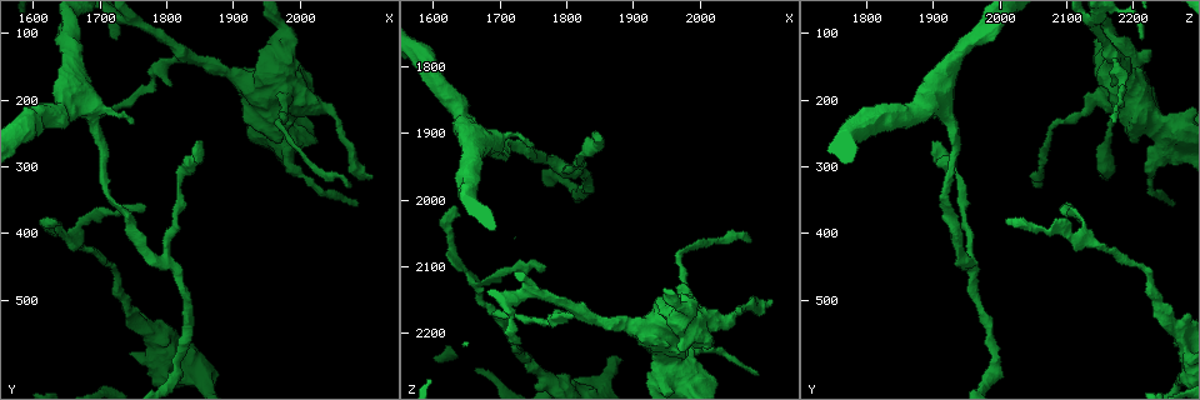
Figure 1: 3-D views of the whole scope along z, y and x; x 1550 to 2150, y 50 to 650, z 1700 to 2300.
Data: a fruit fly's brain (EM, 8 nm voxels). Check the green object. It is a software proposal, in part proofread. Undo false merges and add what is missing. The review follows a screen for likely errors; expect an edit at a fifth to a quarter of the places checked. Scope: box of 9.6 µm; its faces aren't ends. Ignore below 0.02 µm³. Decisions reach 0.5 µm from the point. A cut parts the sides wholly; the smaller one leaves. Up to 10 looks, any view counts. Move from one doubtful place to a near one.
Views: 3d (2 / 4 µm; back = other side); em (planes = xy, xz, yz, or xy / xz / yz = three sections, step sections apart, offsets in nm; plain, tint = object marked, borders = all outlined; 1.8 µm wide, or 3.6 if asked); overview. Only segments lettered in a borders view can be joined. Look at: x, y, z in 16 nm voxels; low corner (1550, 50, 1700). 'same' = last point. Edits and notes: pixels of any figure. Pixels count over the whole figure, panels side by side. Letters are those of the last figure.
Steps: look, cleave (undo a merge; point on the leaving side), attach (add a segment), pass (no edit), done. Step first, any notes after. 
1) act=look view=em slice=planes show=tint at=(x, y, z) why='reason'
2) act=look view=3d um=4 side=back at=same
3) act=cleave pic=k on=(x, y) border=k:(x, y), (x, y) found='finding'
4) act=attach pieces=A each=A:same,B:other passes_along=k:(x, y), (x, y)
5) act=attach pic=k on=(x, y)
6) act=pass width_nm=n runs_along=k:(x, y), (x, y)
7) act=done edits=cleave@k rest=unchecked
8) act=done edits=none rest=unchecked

act=look view=3d um=4 at=(1850, 265, 1895) why='end of a long branch'

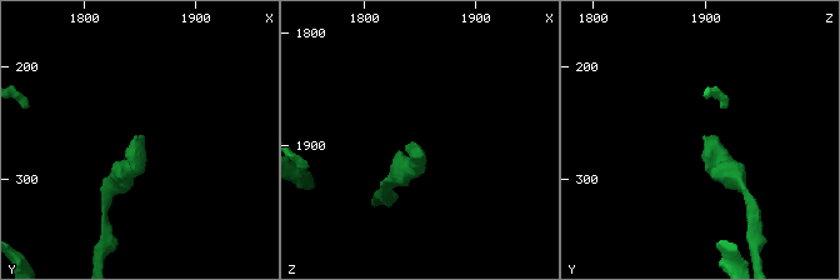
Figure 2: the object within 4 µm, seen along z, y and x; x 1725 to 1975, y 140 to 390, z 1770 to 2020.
act=look view=em um=3.6 slice=xy step=4 show=tint at=(1850, 260, 1900)

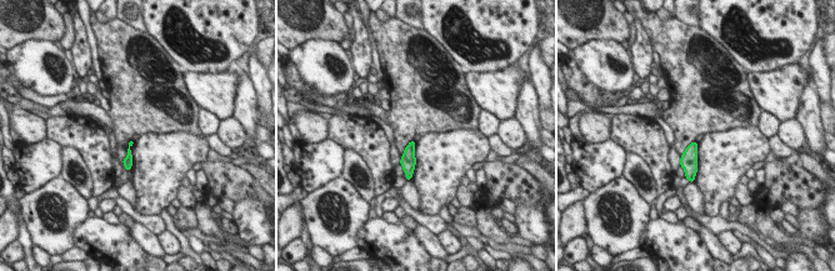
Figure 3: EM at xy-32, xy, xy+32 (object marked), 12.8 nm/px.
act=look view=em um=3.6 slice=planes show=borders at=same why='another direction'

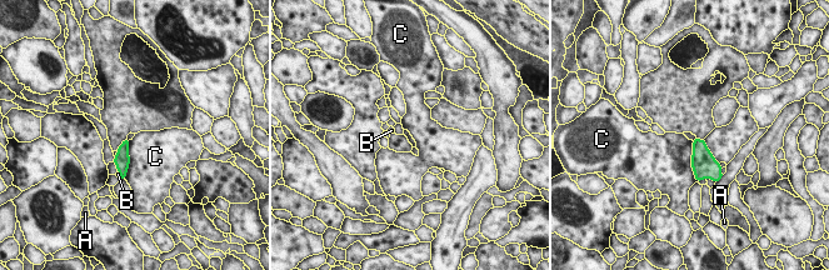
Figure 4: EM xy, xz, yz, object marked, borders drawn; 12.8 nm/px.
act=pass each=A:other,B:other,C:other border=4:(693, 141), (692, 170), (698, 180) found='no lettered segment goes on from it'

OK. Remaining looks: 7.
act=look view=em slice=xz step=8 show=borders at=(1770, 360, 2100) why='an open end'

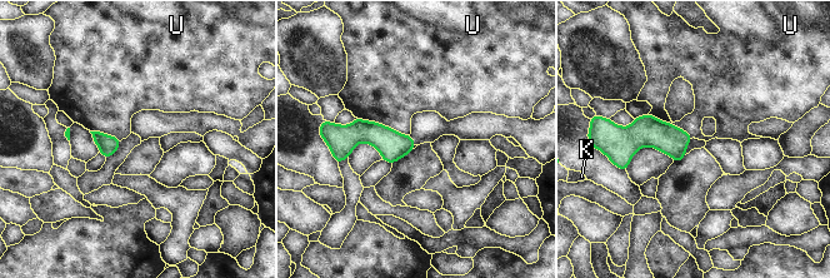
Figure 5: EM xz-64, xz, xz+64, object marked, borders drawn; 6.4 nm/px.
act=look view=em slice=planes show=borders at=same why='another direction'

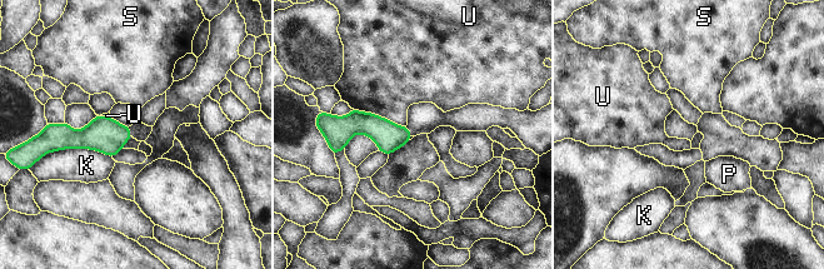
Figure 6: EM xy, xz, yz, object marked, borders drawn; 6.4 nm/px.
act=pass longest_contact=K:400nm each=K:other,P:other,S:other,U:other border=6:(353, 108), (380, 115), (405, 126) found='no lettered segment goes on from it'

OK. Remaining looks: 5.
act=look view=3d um=4 at=(1630, 385, 2010) why='branch stops here'

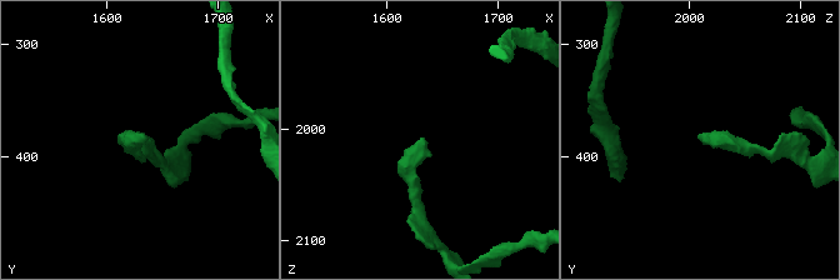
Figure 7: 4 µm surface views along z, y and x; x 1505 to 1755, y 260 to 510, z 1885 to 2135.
act=look view=em slice=xy step=8 show=borders at=(1632, 382, 2010)

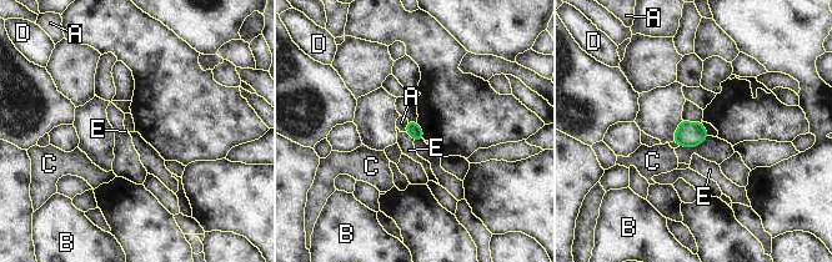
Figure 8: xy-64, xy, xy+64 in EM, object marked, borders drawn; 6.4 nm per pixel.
act=look view=em slice=planes show=borders at=same why='another direction'

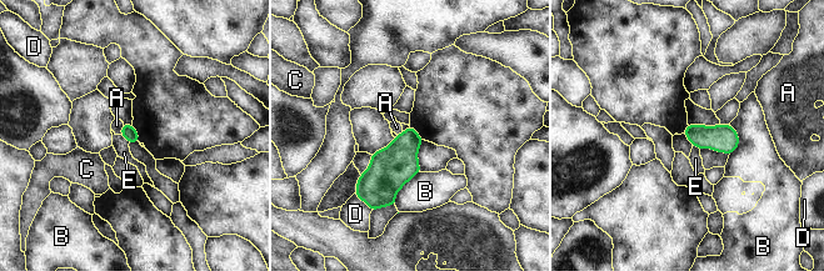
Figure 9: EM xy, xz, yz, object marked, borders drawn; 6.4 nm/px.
act=pass each=A:other,B:other,C:other,D:other,E:other border=9:(121, 134), (129, 142) found='no lettered segment goes on from it'

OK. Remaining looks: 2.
act=look view=em slice=planes show=borders at=(1695, 230, 2165) why='thin end'

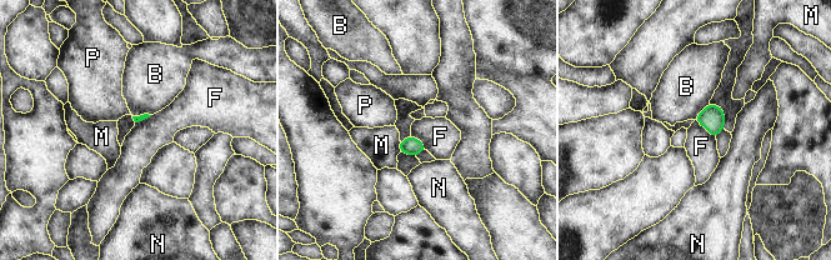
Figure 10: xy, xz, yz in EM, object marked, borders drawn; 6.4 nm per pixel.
act=pass each=B:other,F:other,M:other,N:other,P:other border=10:(695, 120), (715, 136) found='no lettered segment goes on from it'

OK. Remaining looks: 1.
act=done edits=none rest=unchecked

